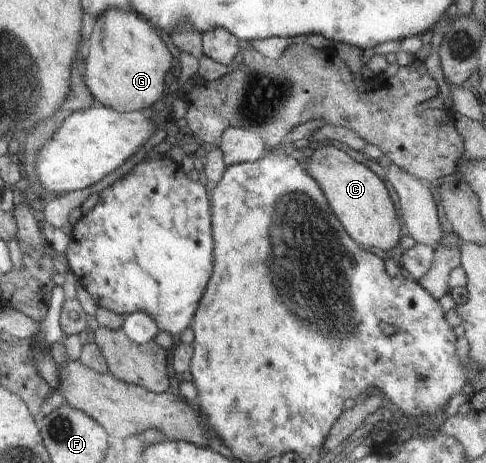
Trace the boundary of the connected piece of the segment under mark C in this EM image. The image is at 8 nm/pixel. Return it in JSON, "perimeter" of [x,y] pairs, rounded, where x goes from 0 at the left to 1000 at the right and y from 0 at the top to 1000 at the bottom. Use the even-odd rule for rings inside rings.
{"perimeter":[[[658,313],[632,343],[632,365],[660,406],[671,406],[671,423],[679,423],[679,449],[687,449],[687,467],[704,475],[712,501],[741,536],[778,536],[802,540],[823,518],[823,475],[815,467],[815,449],[798,423],[790,393],[749,354],[724,346],[716,333],[687,315]]]}

